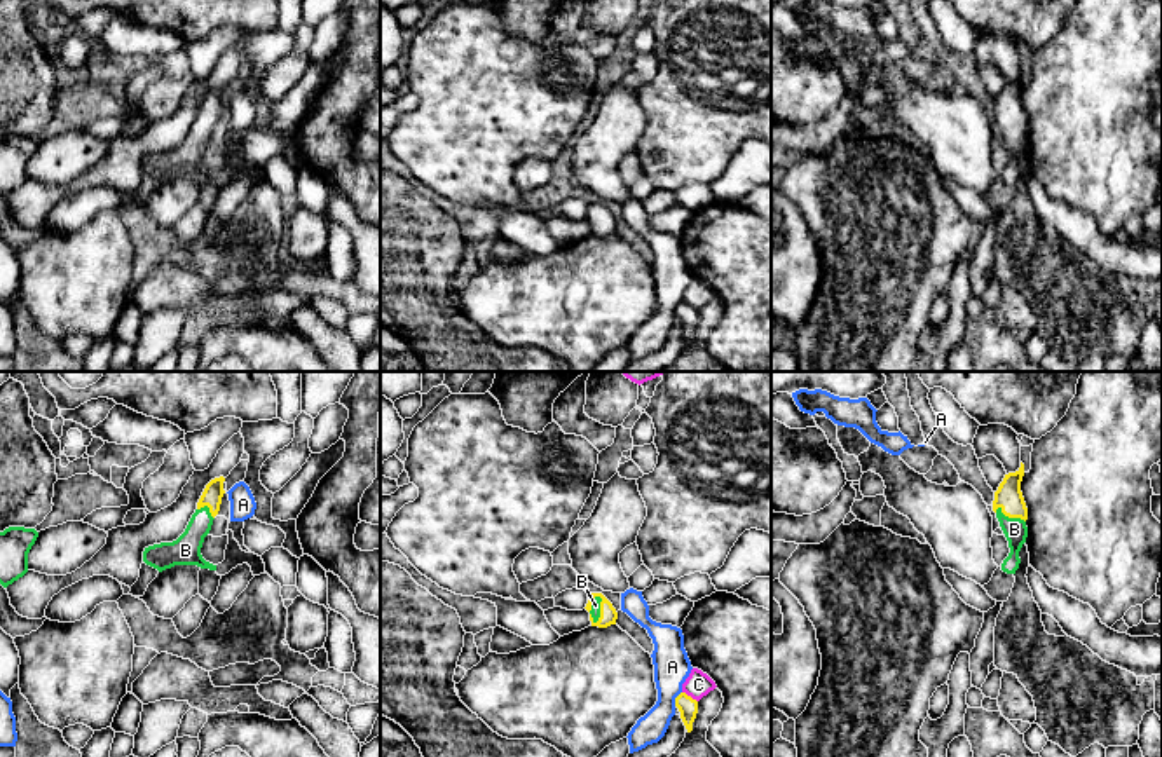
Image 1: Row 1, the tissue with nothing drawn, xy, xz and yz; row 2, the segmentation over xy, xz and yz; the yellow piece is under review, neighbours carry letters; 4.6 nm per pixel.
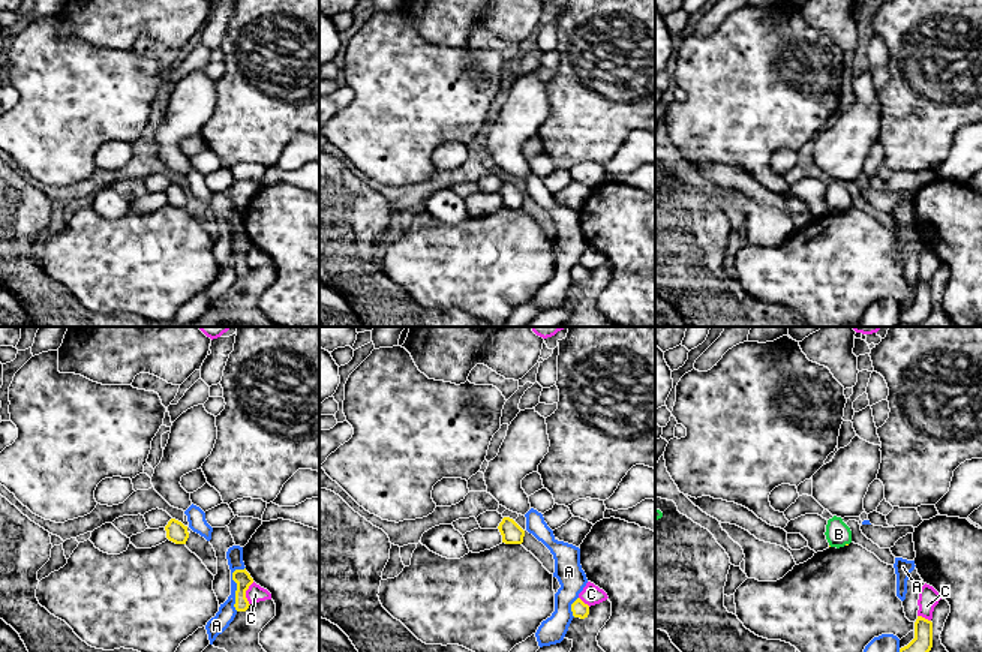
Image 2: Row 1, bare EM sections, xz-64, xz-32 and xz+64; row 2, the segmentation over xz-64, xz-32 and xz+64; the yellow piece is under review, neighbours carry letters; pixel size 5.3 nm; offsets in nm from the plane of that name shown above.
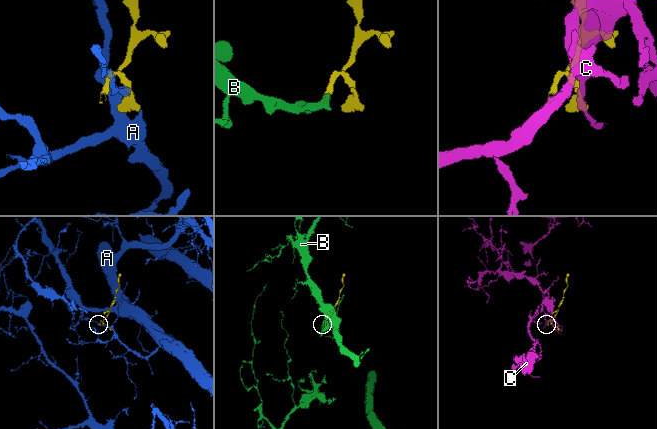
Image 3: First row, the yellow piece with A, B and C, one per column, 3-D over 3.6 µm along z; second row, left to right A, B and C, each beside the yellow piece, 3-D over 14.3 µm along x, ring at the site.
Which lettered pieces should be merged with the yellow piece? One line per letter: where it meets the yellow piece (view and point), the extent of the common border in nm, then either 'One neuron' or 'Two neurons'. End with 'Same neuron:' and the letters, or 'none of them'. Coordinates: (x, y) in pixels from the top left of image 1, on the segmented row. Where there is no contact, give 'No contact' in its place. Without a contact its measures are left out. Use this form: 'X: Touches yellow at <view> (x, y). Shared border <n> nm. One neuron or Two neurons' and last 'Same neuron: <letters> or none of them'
A: Touches yellow at xz (676, 698). Shared border 80 nm. Two neurons
B: Touches yellow at xz (601, 609). Shared border 140 nm. One neuron
C: Touches yellow at xz (690, 696). Shared border 90 nm. Two neurons
Same neuron: B

